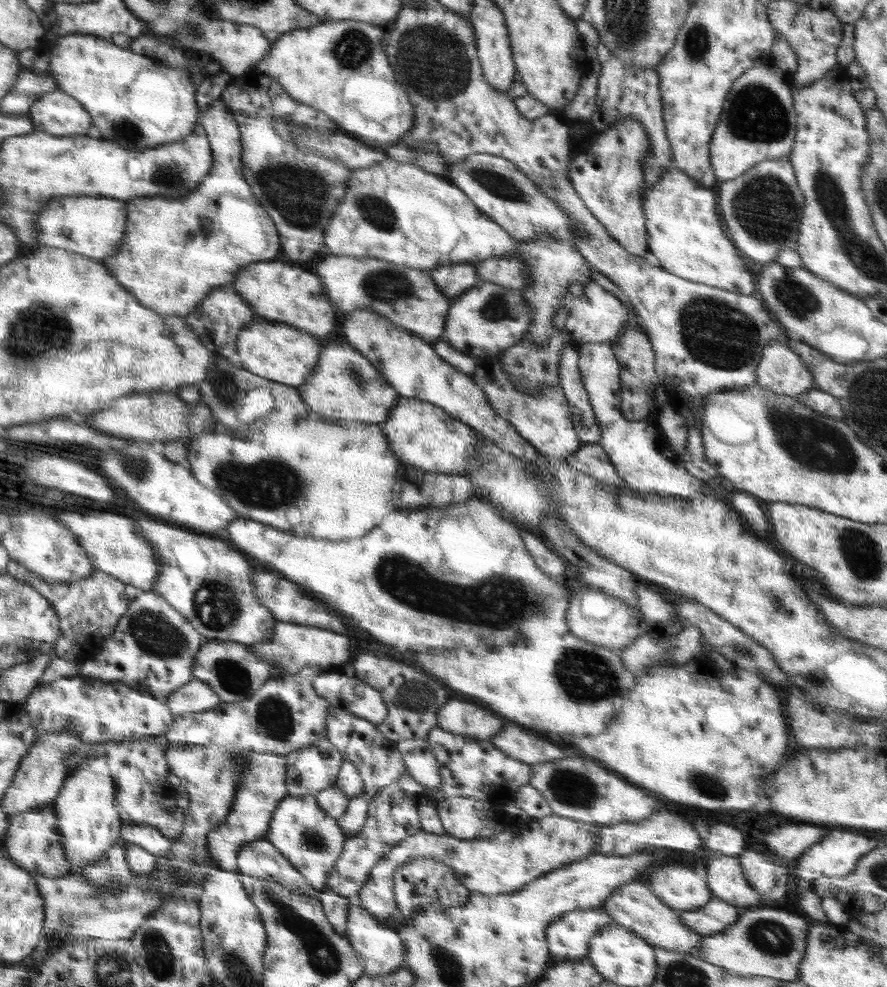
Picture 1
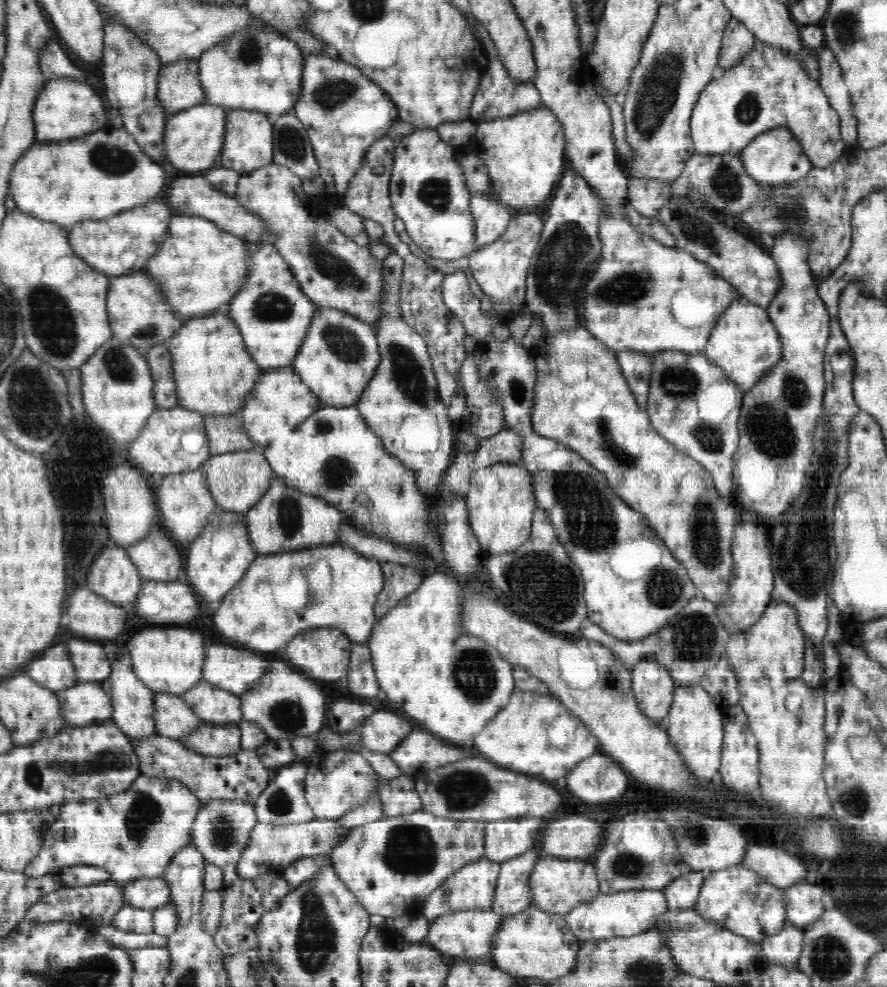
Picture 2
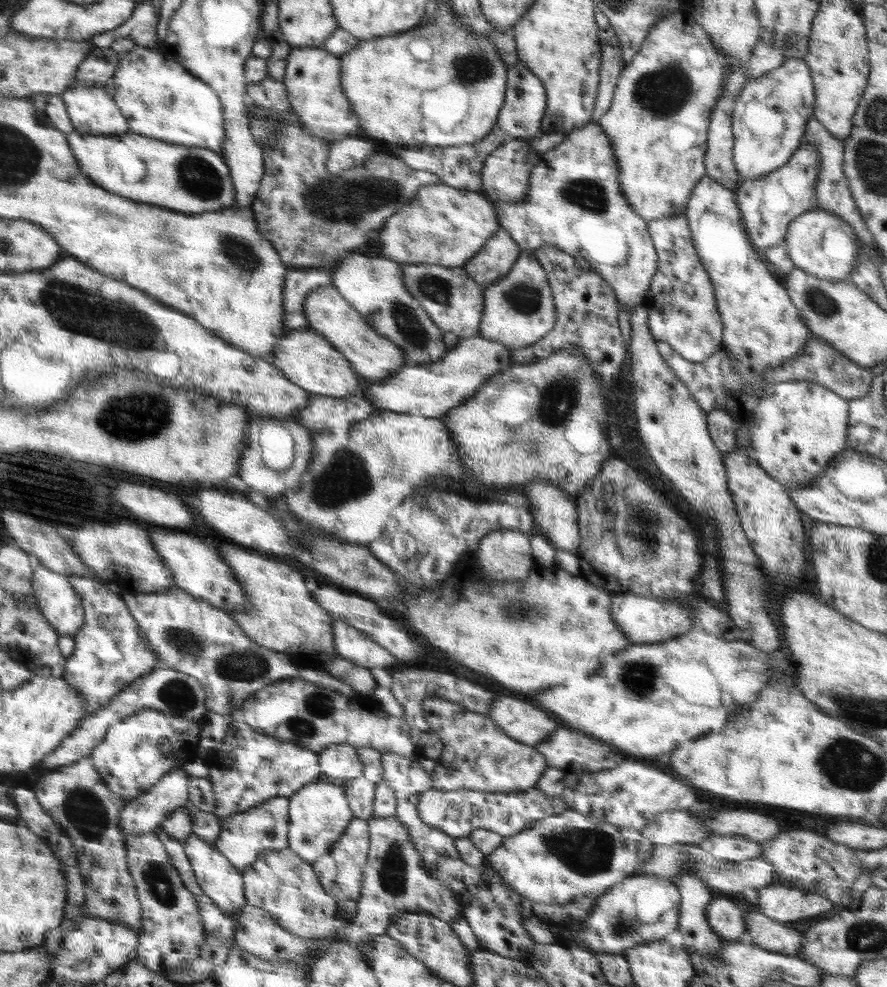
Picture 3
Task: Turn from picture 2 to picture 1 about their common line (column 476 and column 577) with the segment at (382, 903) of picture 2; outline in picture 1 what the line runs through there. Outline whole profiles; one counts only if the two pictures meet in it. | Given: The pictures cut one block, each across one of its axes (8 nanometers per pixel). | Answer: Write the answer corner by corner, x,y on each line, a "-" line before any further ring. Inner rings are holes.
554,814
542,819
530,817
525,826
508,824
502,833
484,839
462,840
448,834
418,830
403,838
398,846
393,846
388,856
372,868
364,886
359,889
357,904
387,926
388,918
392,918
394,910
399,910
393,895
393,874
400,865
416,858
442,861
456,874
456,880
470,891
485,895
516,892
556,868
596,855
599,833
598,824

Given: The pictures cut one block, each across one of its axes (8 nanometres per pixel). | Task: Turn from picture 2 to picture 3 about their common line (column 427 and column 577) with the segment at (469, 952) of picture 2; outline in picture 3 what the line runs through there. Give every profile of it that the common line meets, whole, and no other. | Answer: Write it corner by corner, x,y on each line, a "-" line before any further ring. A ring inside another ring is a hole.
636,874
615,884
612,888
608,888
596,900
591,912
586,916
585,928
578,935
574,936
576,936
577,943
582,942
590,950
610,954
623,954
628,948
665,941
665,937
668,934
679,931
679,908
680,891
673,881
658,875

